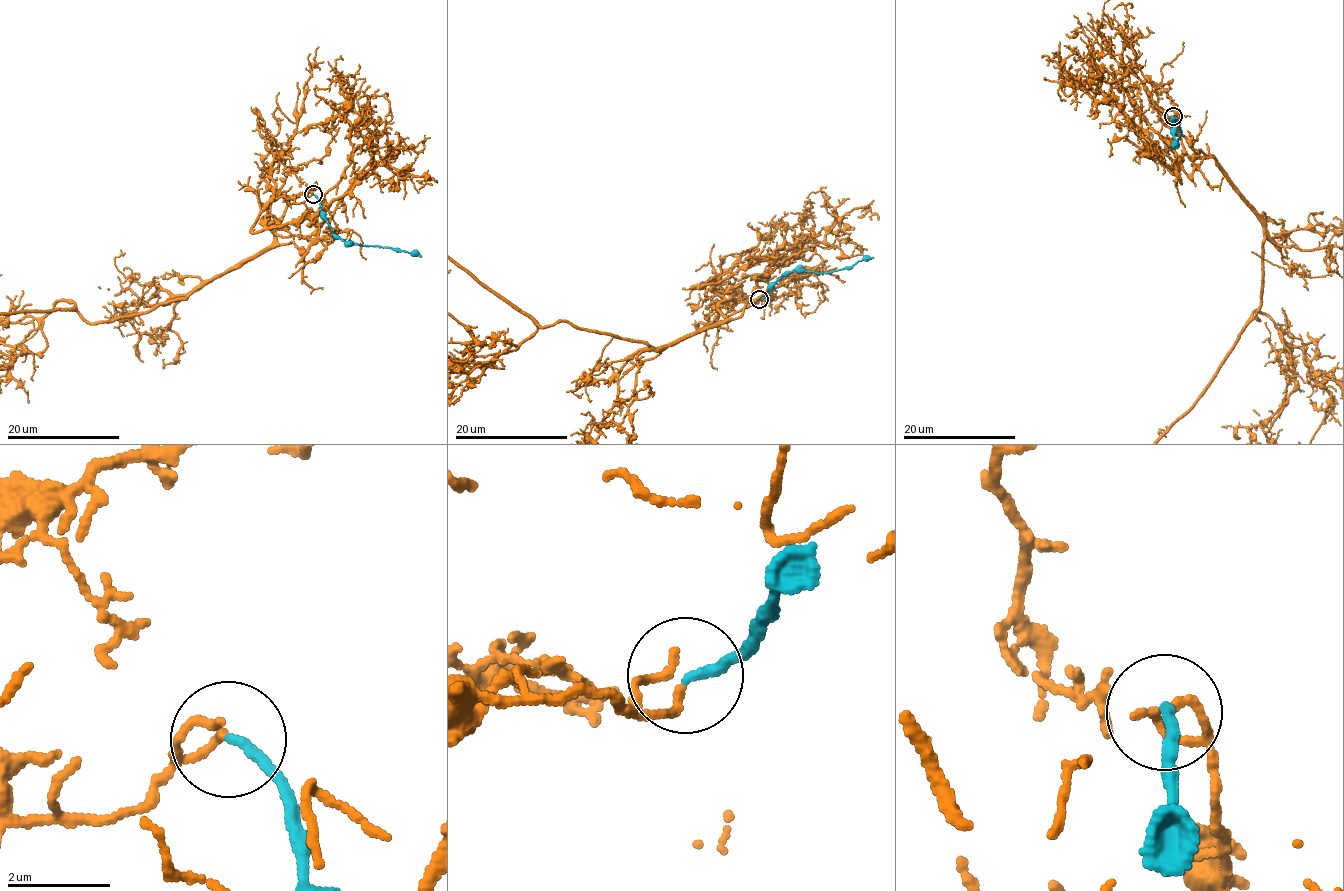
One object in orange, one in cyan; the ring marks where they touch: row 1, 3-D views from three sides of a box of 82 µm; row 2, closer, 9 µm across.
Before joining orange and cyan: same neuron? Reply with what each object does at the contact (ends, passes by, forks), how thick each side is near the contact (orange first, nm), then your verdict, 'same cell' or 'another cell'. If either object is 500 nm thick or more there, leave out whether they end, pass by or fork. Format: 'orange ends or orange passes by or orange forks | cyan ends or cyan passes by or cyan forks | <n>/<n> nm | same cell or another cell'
orange ends | cyan ends | 150/190 nm | another cell

